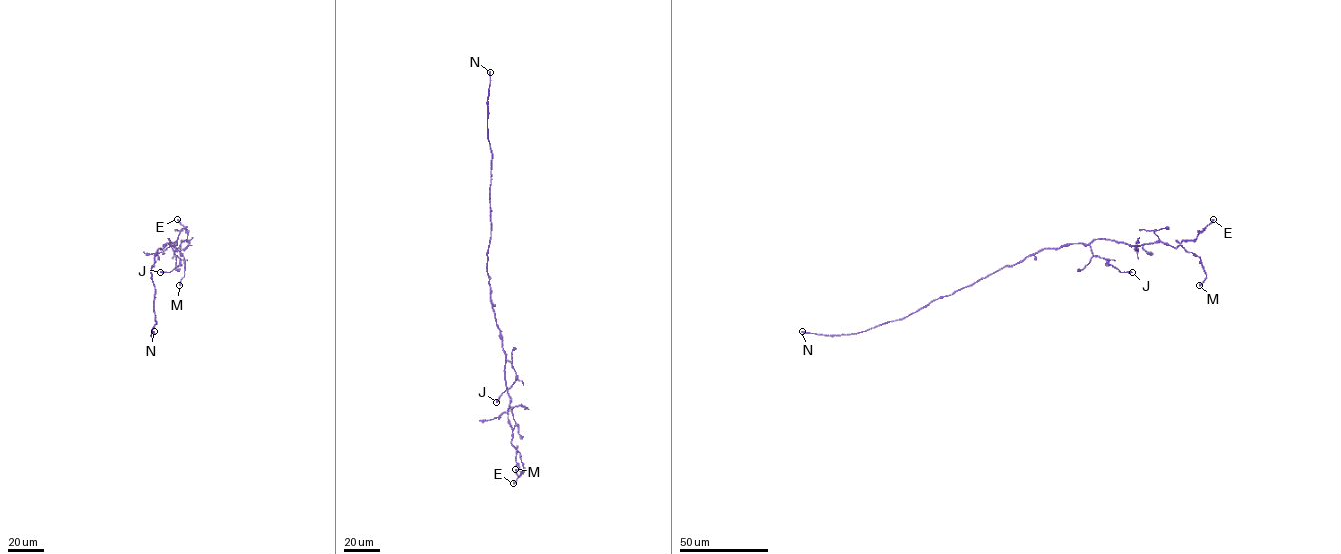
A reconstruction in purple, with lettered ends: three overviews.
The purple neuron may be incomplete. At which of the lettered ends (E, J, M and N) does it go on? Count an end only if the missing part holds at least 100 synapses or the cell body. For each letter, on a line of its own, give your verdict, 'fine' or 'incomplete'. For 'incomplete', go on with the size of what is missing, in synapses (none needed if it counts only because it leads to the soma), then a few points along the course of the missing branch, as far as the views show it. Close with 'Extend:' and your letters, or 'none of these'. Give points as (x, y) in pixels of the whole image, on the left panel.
E: fine
J: fine
M: fine
N: incomplete | 400 syn | (154, 331), (153, 297), (137, 265), (130, 154), (110, 100), (107, 207), (125, 234), (97, 241), (34, 204)
Extend: N

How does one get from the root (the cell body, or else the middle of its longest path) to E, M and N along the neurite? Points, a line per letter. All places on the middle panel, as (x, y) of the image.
E: (490, 287), (490, 300), (505, 357), (512, 444), (520, 453), (523, 466), (523, 472), (513, 483)
M: (490, 287), (505, 357), (508, 422), (520, 477), (515, 469)
N: (490, 287), (487, 270), (491, 229), (491, 152), (487, 133), (490, 72)

